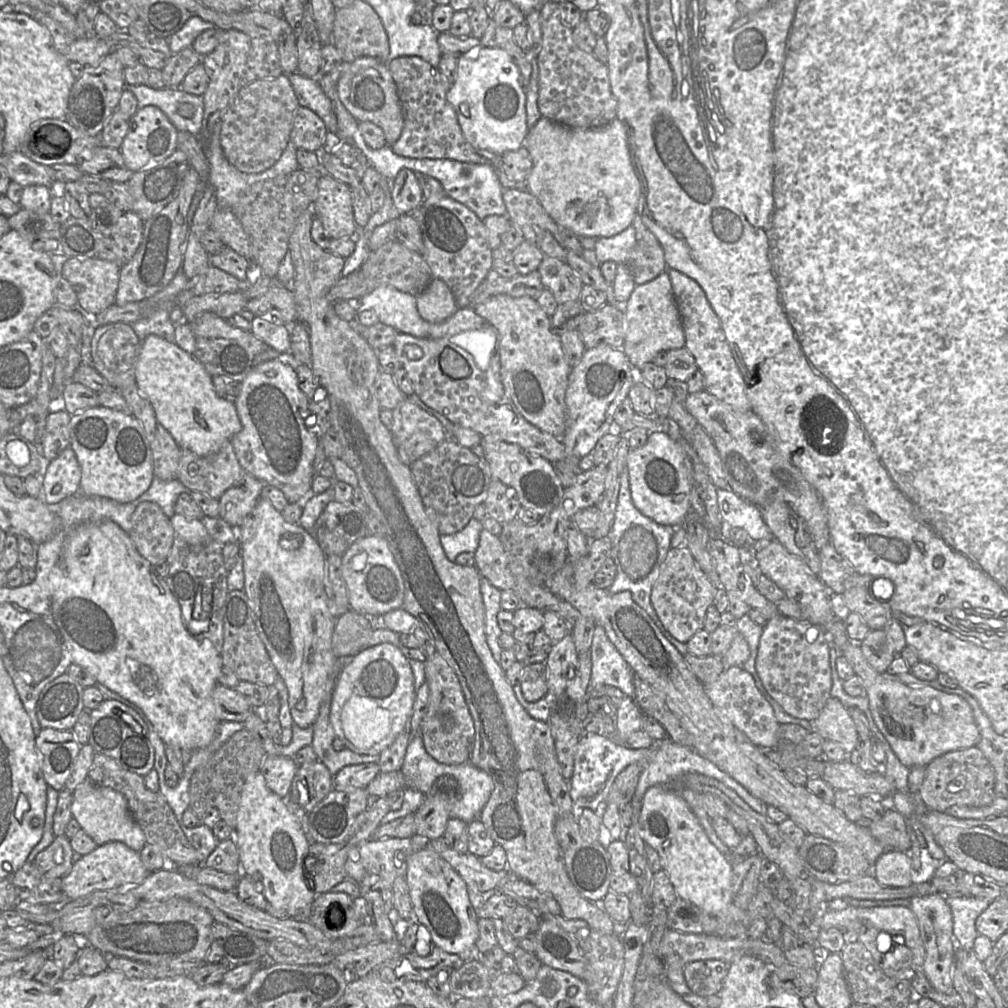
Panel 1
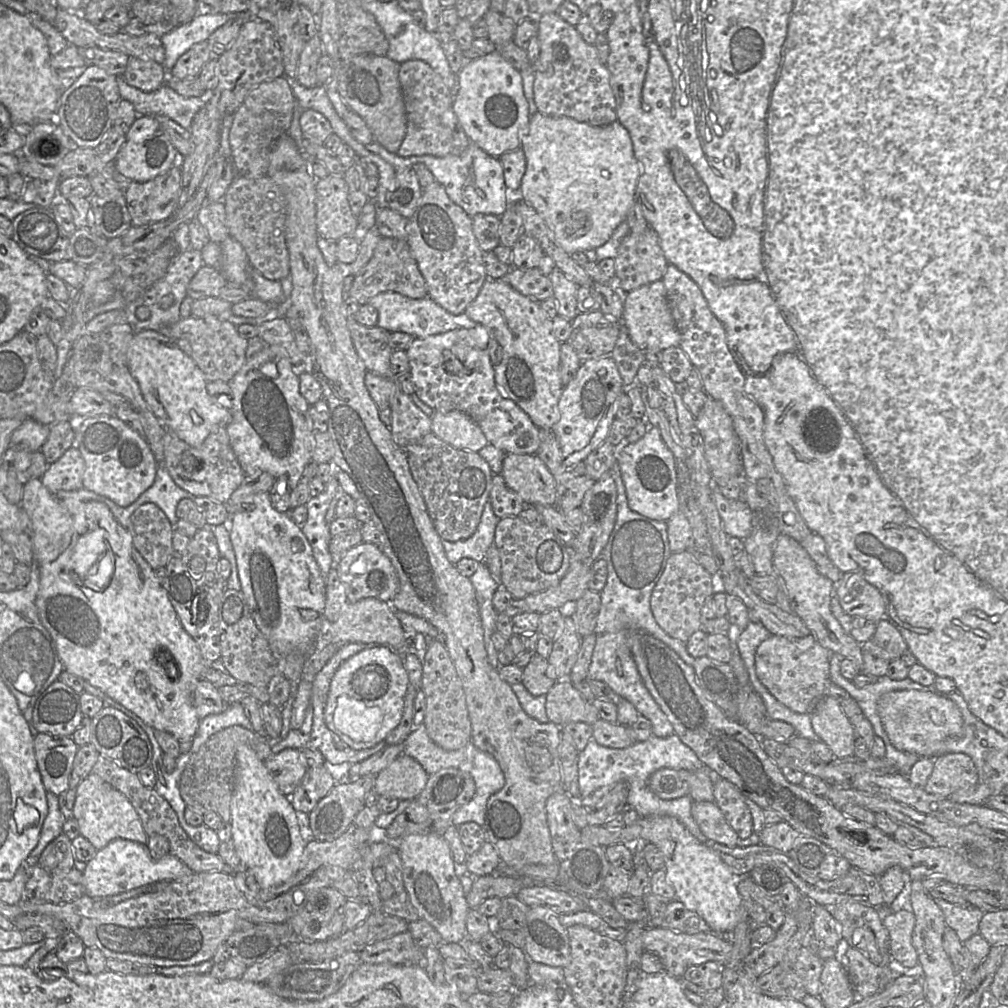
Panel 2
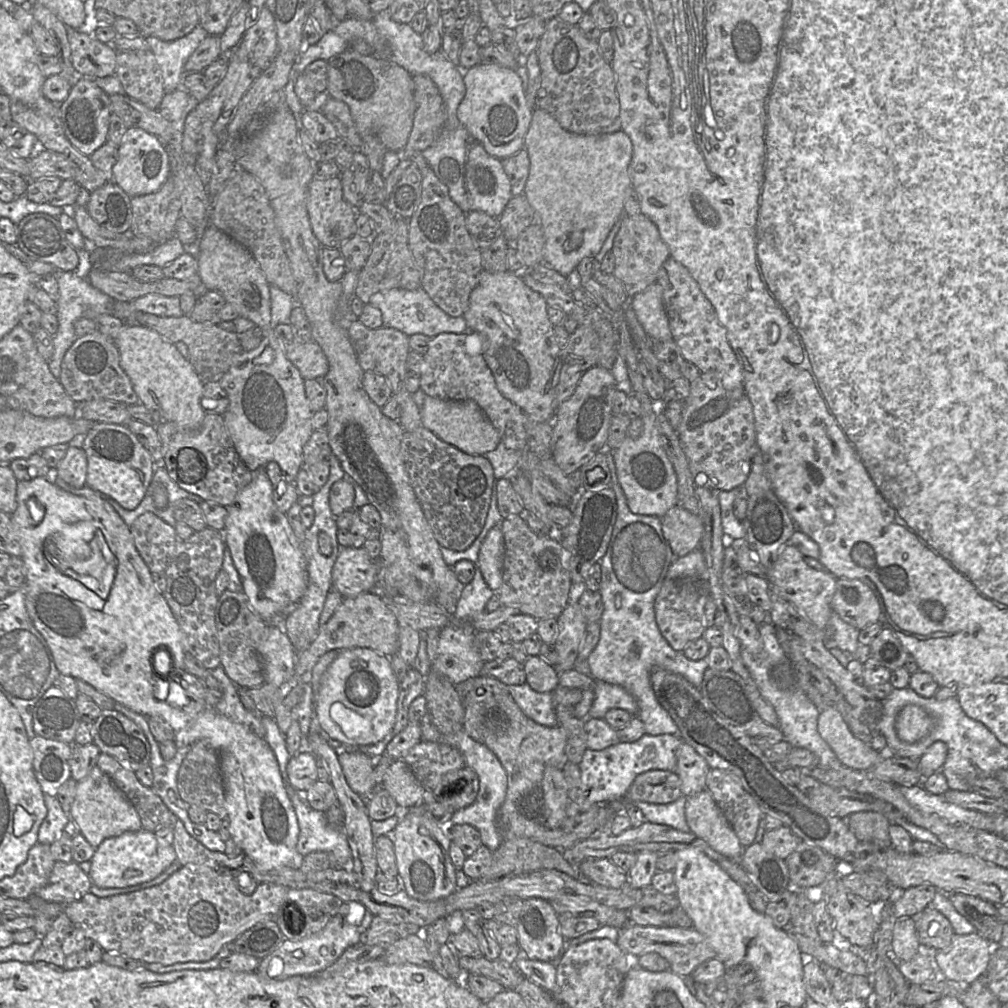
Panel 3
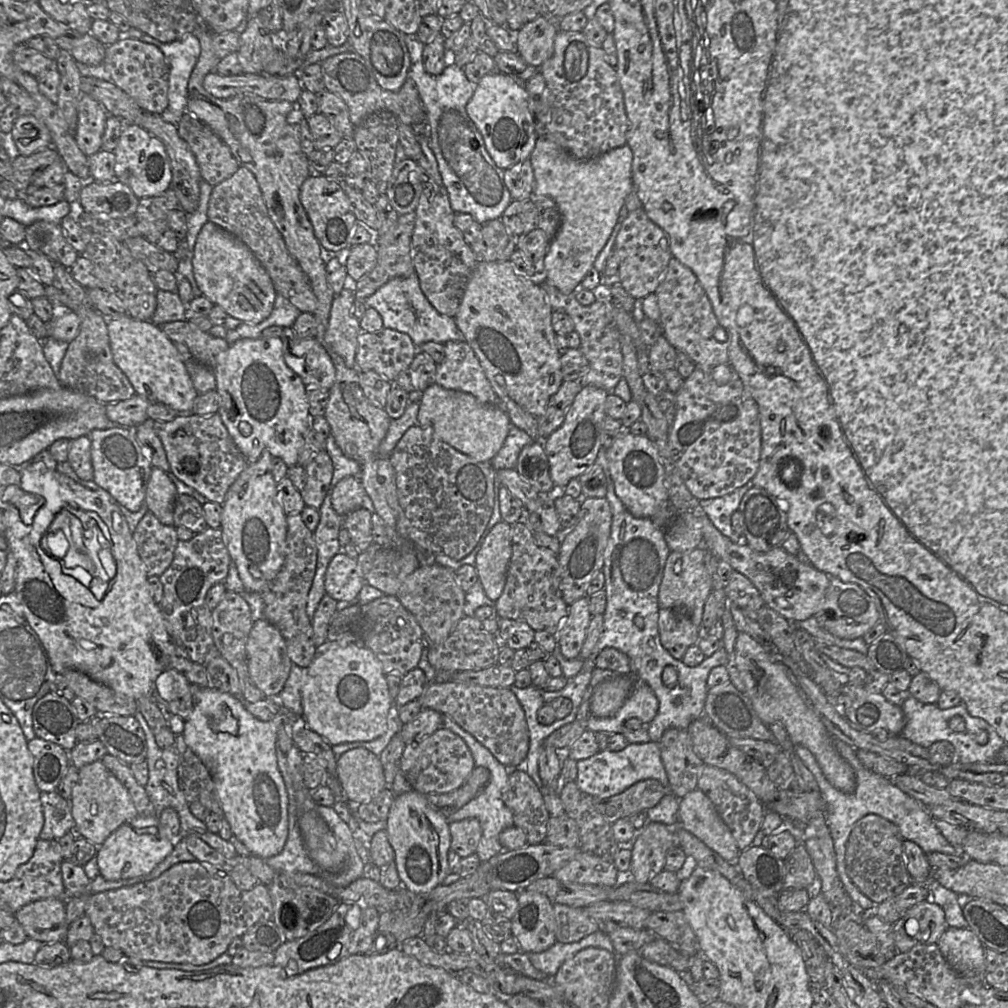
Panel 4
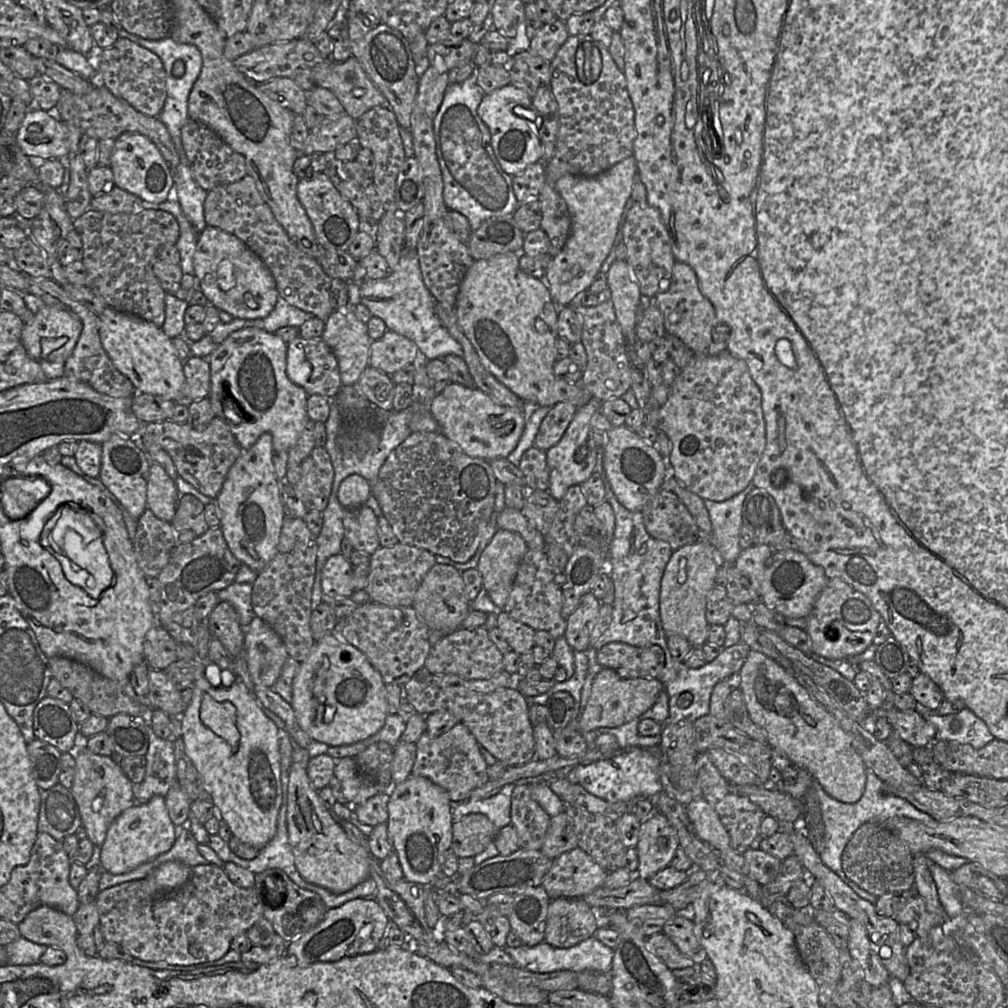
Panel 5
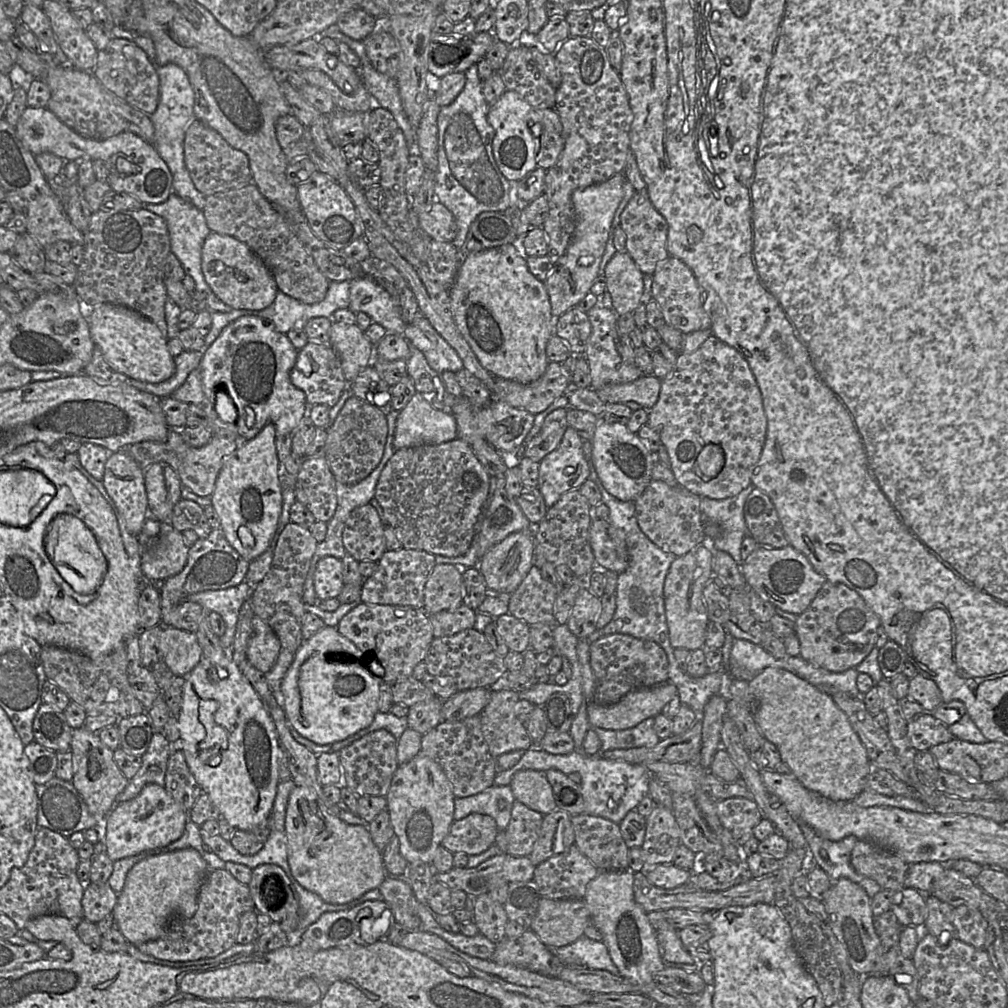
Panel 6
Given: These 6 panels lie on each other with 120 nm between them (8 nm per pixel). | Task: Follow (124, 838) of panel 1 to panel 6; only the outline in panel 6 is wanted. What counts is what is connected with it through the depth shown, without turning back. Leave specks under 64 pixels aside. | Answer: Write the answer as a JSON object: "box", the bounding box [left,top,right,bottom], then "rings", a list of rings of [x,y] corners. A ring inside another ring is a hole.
{"box":[71,726,128,822],"rings":[[[84,726],[74,729],[71,740],[73,756],[73,786],[78,791],[89,812],[99,822],[104,822],[116,797],[124,791],[128,779],[122,774],[114,760],[114,751],[103,744],[97,733],[93,733]]]}

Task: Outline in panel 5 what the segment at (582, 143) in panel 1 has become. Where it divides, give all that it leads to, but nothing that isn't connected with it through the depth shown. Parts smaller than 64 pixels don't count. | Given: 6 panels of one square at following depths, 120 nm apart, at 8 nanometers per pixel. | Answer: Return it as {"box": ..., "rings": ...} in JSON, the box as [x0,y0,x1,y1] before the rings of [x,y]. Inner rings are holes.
{"box":[544,155,637,307],"rings":[[[633,155],[597,176],[564,175],[555,183],[567,204],[571,232],[563,249],[550,259],[544,281],[557,307],[569,306],[582,291],[589,289],[608,256],[617,235],[625,204],[631,197],[637,164]]]}

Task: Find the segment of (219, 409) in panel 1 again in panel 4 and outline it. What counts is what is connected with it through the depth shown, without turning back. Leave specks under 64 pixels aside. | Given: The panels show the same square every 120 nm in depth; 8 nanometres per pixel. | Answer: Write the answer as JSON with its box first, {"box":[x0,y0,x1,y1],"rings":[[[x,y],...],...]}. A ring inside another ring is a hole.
{"box":[107,316,199,413],"rings":[[[127,316],[108,319],[107,329],[114,363],[126,375],[136,394],[151,403],[165,404],[179,413],[191,413],[199,393],[187,372],[182,355],[161,327],[152,321]]]}

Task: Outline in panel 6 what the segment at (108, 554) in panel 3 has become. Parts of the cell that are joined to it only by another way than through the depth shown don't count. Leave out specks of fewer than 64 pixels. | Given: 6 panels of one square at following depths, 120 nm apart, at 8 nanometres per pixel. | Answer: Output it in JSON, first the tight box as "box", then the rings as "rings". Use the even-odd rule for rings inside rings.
{"box":[45,515,106,594],"rings":[[[74,515],[56,516],[47,529],[45,546],[48,558],[60,575],[79,594],[93,594],[100,587],[106,573],[106,559],[92,531]]]}

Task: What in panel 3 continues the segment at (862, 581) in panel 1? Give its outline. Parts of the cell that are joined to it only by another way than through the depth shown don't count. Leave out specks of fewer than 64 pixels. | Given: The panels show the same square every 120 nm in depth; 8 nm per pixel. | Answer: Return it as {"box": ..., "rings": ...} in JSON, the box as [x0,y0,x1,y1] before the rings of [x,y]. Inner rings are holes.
{"box":[831,579,881,630],"rings":[[[859,579],[836,580],[831,608],[842,620],[858,630],[881,622],[881,608],[876,595]]]}

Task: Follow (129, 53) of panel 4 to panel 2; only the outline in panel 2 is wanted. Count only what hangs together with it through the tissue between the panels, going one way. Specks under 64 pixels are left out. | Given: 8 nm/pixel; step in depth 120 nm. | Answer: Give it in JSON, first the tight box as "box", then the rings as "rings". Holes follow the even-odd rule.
{"box":[122,56,168,92],"rings":[[[131,56],[122,76],[130,86],[152,92],[165,84],[168,75],[163,64]]]}

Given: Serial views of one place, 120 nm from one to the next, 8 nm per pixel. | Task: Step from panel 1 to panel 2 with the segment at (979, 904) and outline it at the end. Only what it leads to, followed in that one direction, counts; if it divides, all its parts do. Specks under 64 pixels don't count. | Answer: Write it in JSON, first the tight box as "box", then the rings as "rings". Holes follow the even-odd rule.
{"box":[934,899,982,943],"rings":[[[943,899],[934,900],[944,914],[946,925],[956,932],[962,943],[979,933],[982,910],[969,904],[960,906]]]}

